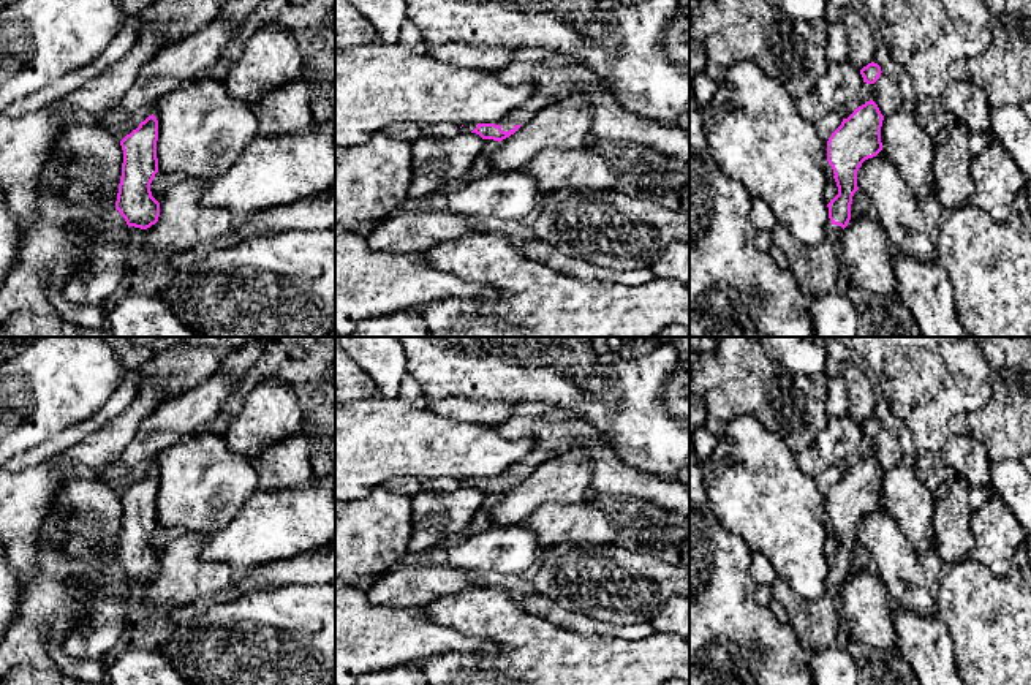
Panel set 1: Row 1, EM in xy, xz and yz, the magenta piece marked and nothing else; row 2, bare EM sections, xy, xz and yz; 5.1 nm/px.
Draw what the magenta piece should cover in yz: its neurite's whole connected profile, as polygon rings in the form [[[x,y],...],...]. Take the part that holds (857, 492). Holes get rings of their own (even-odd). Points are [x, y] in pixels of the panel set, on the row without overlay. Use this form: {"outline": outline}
{"outline": [[[870,454],[843,473],[829,492],[827,516],[833,524],[838,549],[827,558],[832,577],[819,600],[802,598],[783,576],[776,574],[772,584],[773,598],[786,609],[800,644],[811,652],[837,645],[841,622],[835,601],[851,574],[852,551],[859,544],[857,525],[865,514],[882,505],[882,475],[878,459]]]}

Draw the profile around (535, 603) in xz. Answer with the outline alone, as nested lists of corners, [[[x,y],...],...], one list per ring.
[[[538,592],[520,596],[520,603],[523,611],[538,617],[544,617],[546,620],[557,623],[565,630],[577,631],[580,634],[617,636],[634,641],[655,633],[651,622],[625,626],[612,625],[604,620],[591,619],[577,611],[565,609],[563,606],[553,603],[550,598],[539,595]]]

